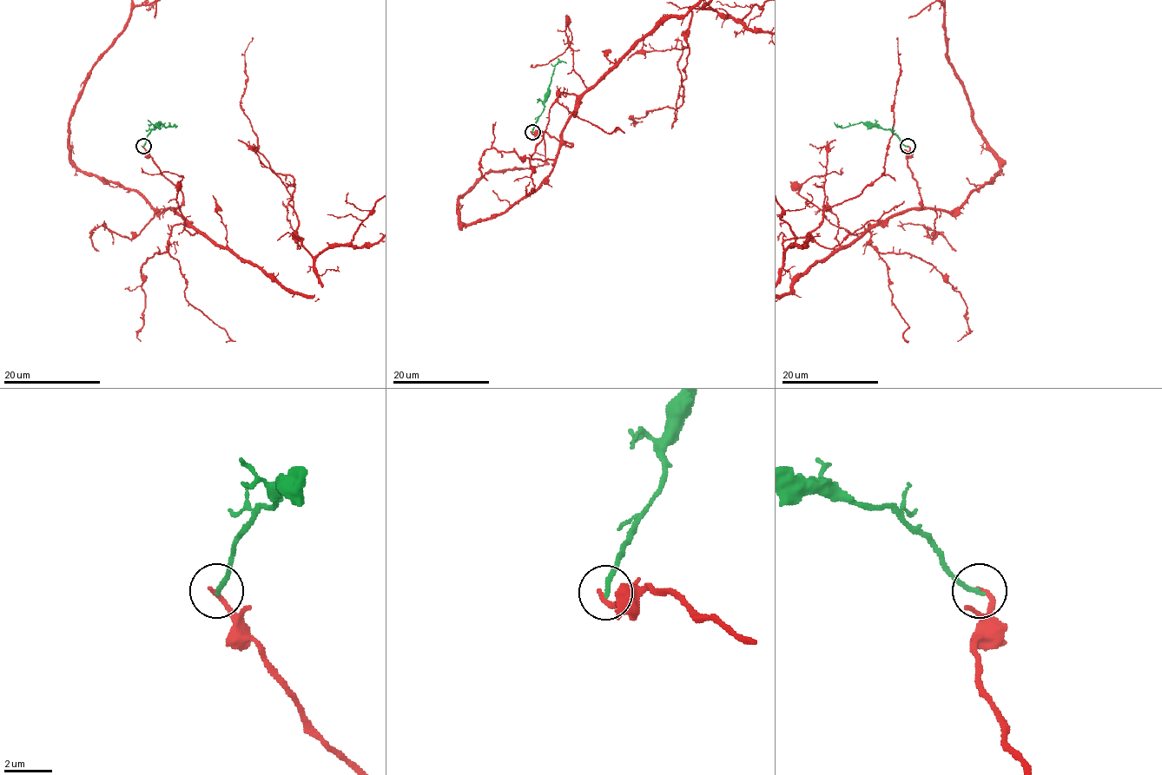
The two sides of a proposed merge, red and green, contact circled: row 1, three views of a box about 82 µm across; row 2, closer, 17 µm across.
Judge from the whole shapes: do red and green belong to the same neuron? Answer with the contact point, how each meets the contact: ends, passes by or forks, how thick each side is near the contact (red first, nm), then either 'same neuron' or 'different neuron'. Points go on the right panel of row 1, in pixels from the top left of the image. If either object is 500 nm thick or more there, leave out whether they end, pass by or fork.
at (907, 146); red ends there; green ends there; 200 nm thick on the red side, 200 nm on the other; different neuron

